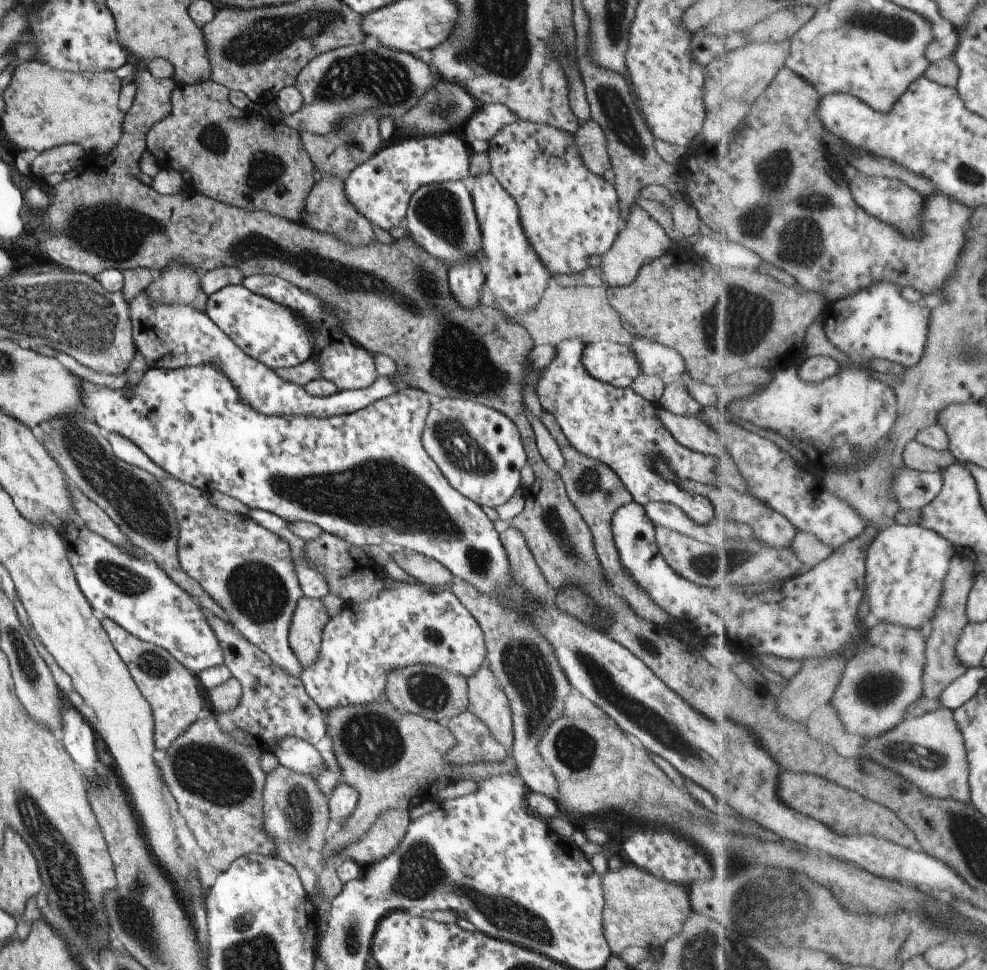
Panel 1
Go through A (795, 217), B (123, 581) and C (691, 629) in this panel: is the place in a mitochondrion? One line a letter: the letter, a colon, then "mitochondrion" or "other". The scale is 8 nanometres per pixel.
A: mitochondrion
B: mitochondrion
C: other

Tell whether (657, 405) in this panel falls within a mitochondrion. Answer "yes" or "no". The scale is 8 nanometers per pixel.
no

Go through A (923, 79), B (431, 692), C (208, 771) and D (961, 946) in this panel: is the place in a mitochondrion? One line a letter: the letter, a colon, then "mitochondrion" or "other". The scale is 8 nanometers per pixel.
A: other
B: mitochondrion
C: mitochondrion
D: other

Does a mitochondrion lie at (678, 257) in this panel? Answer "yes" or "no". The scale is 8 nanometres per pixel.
no

